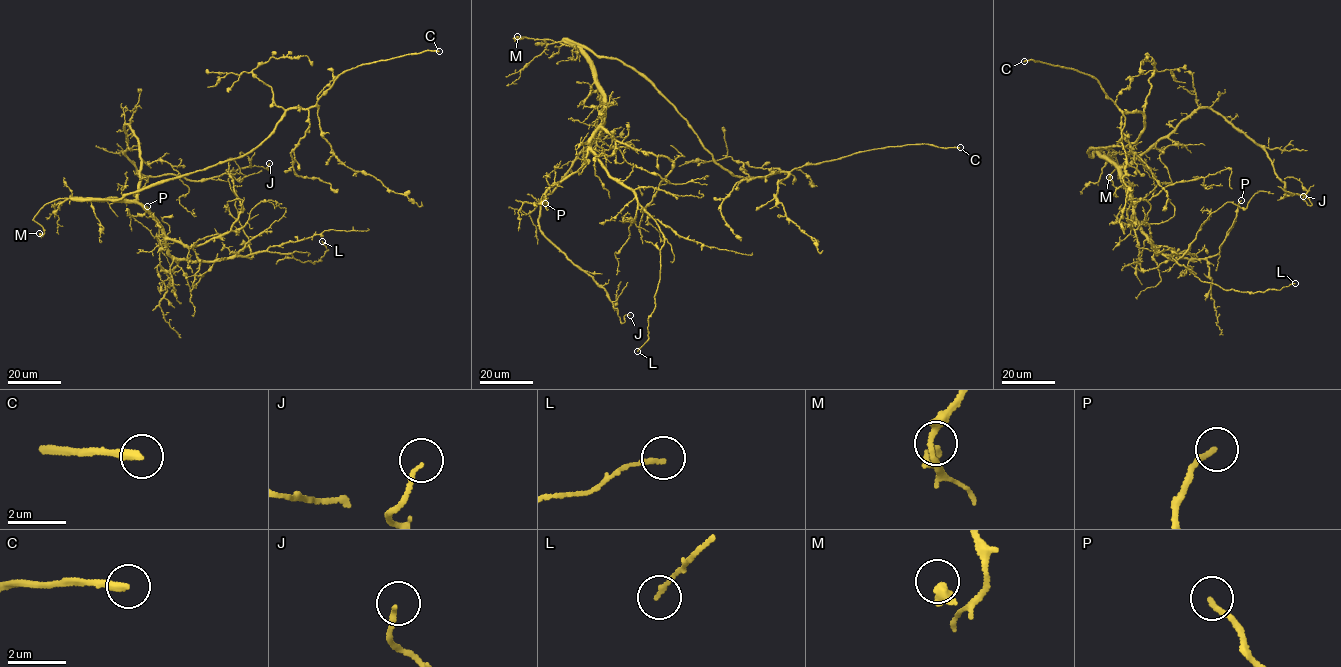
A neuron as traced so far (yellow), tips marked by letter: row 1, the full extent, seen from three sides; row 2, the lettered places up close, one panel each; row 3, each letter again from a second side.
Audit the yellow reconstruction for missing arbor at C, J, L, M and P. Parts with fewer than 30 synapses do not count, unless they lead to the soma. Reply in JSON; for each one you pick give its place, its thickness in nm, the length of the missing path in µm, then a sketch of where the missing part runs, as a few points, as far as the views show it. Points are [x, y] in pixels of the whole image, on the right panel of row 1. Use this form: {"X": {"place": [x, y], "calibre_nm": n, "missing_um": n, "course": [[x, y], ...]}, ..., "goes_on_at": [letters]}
{"C": {"place": [1024, 61], "calibre_nm": 280, "missing_um": 120}, "M": {"place": [1109, 177], "calibre_nm": 360, "missing_um": 20}, "goes_on_at": ["C", "M"]}

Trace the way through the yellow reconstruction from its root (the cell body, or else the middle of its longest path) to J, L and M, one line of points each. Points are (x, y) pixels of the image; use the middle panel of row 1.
J: (597, 55), (582, 48), (601, 93), (602, 132), (542, 199), (537, 219), (604, 289), (621, 323), (630, 315)
L: (597, 55), (582, 48), (605, 100), (590, 144), (611, 177), (633, 193), (663, 238), (648, 339), (637, 351)
M: (597, 55), (580, 45), (525, 37), (515, 40), (521, 38), (517, 36)

